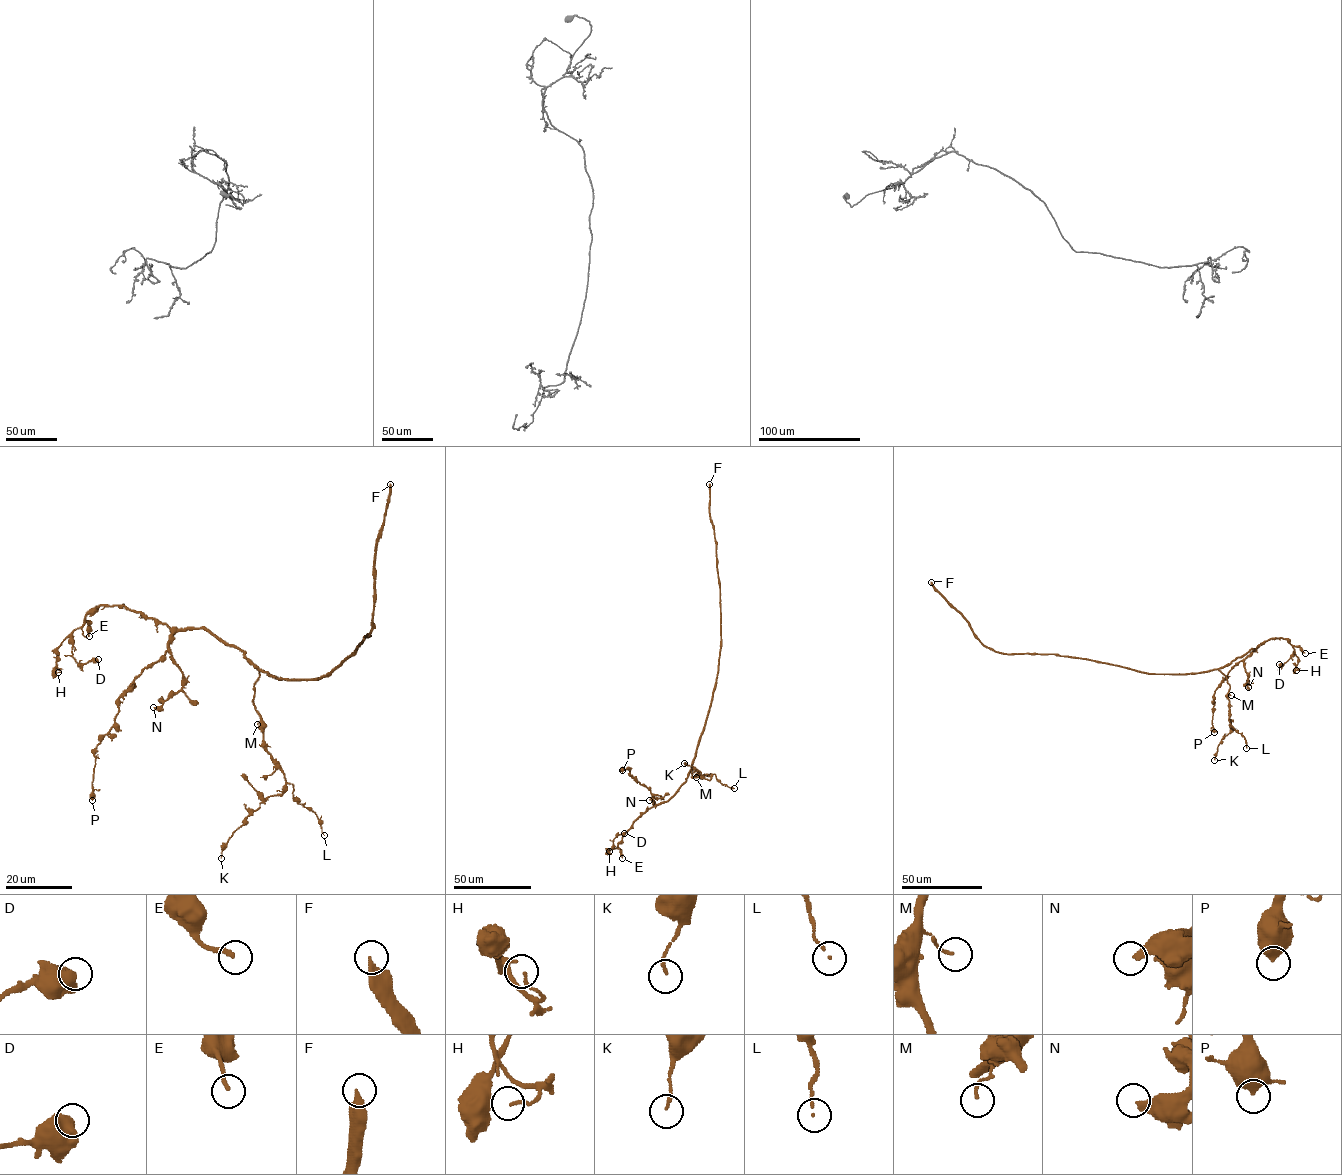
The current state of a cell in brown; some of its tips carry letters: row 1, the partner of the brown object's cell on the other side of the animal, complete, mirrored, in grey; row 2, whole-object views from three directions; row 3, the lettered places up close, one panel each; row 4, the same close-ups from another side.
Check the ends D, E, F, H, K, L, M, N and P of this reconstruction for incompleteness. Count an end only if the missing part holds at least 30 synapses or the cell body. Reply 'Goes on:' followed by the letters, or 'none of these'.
Goes on: F

